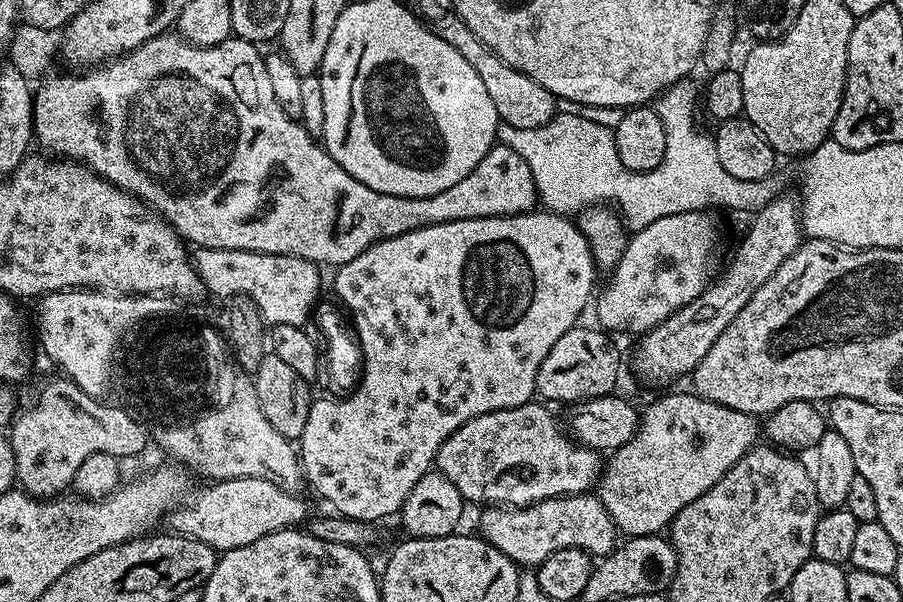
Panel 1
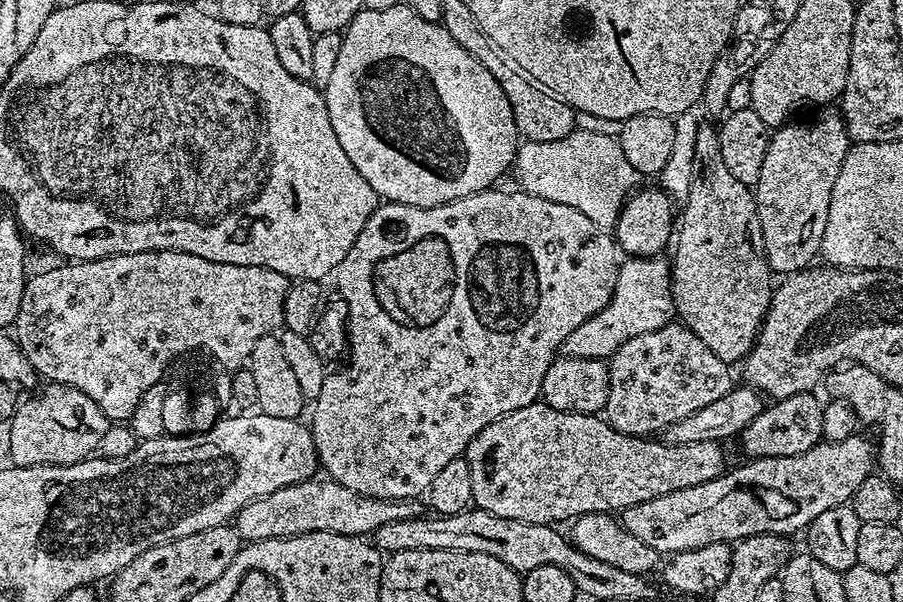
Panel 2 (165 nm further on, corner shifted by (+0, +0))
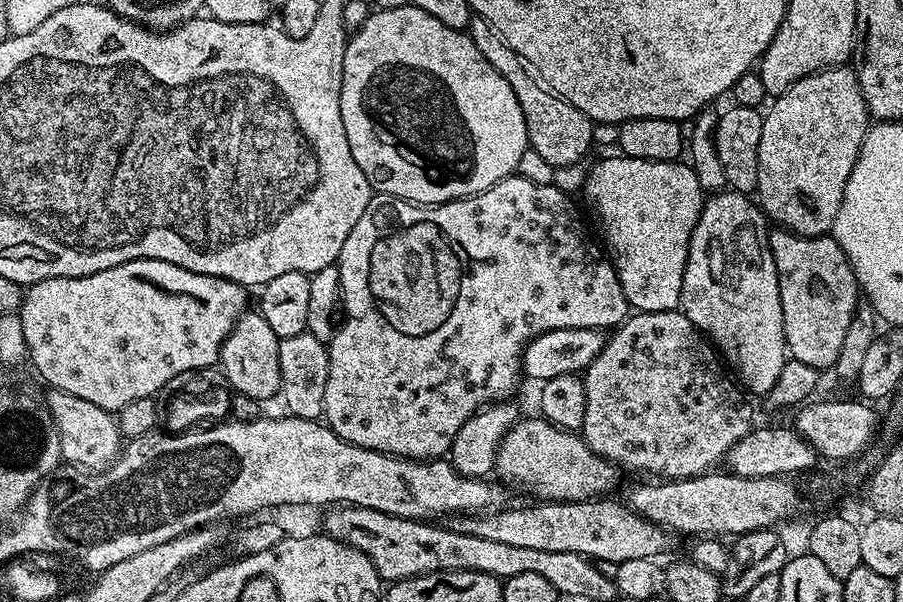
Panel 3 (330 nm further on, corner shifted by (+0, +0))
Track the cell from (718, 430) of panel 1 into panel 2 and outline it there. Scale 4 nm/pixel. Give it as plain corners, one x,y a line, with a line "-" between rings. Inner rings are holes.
812,392
794,394
790,398
782,398
769,403
746,430
742,430
738,437
738,443
744,447
744,456
755,458
782,458
790,454
802,454
810,450
822,440
822,414
824,404

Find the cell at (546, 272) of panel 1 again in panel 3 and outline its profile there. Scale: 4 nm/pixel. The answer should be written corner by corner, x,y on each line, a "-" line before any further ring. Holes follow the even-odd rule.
520,175
507,176
505,180
499,180
494,186
490,186
486,191
480,192
476,196
466,196
462,200
451,200
445,204
433,204
431,206
414,204
411,200
399,200
397,196
373,195
372,200
366,206
366,214
362,214
362,218
358,218
358,223
354,226
354,230
350,230
350,235
346,237
346,243
342,246
342,254
338,261
340,287
342,289
342,319
339,321
336,329
336,337
328,344
330,378
326,378
326,398
324,399
323,414
323,419
332,432
338,434
338,438
342,438
354,446
362,446
366,450
384,452
388,456
402,456
405,460
438,460
447,457
452,451
452,443
458,434
458,430
462,430
462,426
474,413
479,412
485,404
504,402
511,397
508,395
515,390
516,383
522,380
520,357
524,355
524,348
530,340
538,338
550,330
562,330
563,328
590,328
595,326
601,330
612,330
628,319
630,305
626,294
622,290
622,286
618,282
616,268
606,255
605,249
599,243
596,245
588,237
588,232
584,229
584,224
580,221
580,216
576,213
575,206
572,205
573,197
569,193
563,192
561,188
556,187
555,183
539,184
536,180
527,180
526,177

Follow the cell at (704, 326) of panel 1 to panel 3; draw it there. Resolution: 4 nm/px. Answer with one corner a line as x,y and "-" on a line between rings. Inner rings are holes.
855,67
822,68
814,74
803,76
801,80
791,84
785,92
779,93
771,104
772,109
763,113
762,138
758,142
758,182
756,183
758,204
773,225
786,228
799,236
827,236
834,226
834,218
838,218
838,206
842,206
842,194
846,194
846,182
850,178
850,170
854,170
854,162
862,150
862,142
870,127
866,98
862,94
862,86
858,86

